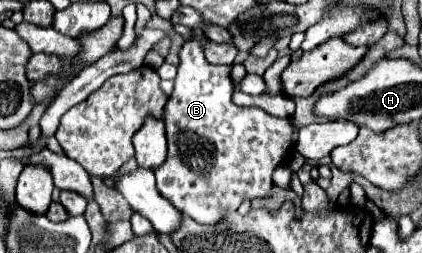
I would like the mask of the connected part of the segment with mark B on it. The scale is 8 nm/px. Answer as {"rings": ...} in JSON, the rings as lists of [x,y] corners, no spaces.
{"rings":[[[192,28],[192,38],[184,40],[180,48],[178,76],[174,92],[166,102],[164,120],[168,136],[168,156],[162,166],[154,170],[156,188],[162,198],[172,206],[192,216],[200,224],[214,224],[224,210],[236,210],[244,198],[270,196],[272,172],[290,154],[290,120],[270,116],[260,108],[242,108],[232,102],[232,66],[210,64],[204,56],[204,44],[208,36],[202,28]]]}

